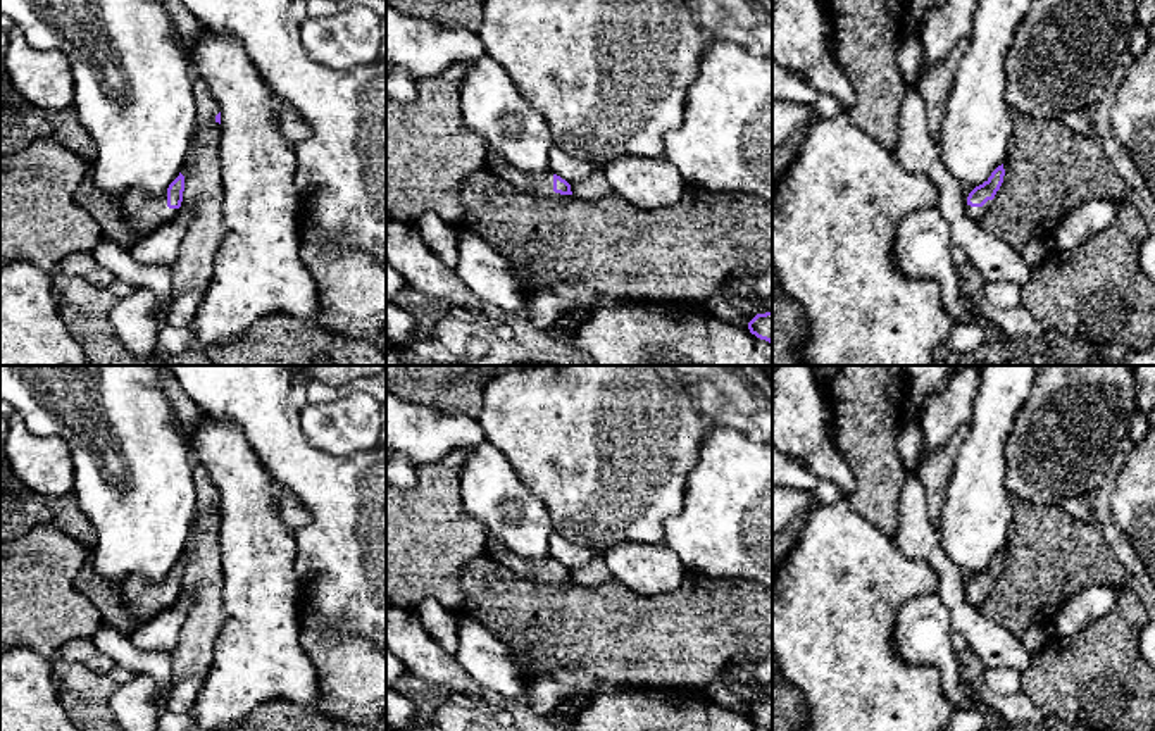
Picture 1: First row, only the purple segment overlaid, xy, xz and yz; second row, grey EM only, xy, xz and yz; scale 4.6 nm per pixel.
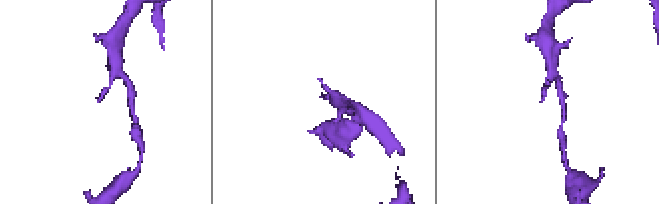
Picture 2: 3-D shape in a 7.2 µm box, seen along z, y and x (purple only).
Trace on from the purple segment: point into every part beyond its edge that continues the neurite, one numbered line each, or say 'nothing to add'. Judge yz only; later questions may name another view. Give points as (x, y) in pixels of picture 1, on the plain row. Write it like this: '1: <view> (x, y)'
1: yz (976, 600)

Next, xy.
1: xy (143, 600)

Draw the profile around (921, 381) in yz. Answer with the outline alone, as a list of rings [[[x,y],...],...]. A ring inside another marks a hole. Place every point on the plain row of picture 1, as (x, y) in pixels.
[[[900,366],[905,378],[905,415],[919,421],[922,402],[943,390],[946,378],[957,369],[983,366]]]

